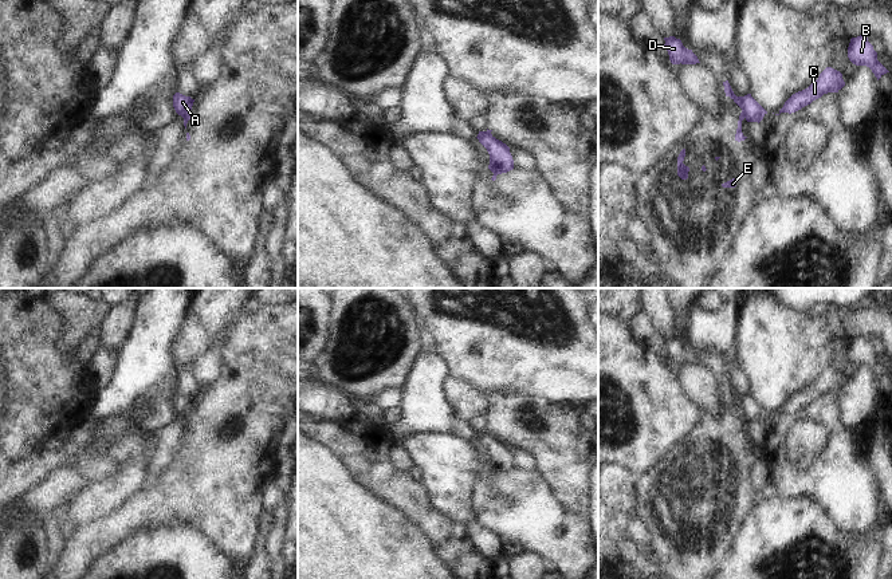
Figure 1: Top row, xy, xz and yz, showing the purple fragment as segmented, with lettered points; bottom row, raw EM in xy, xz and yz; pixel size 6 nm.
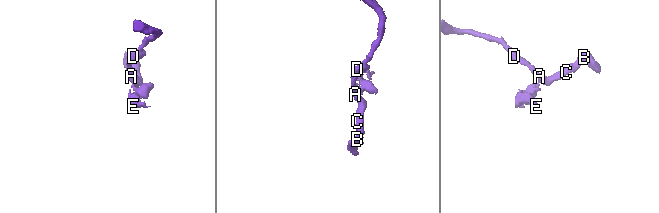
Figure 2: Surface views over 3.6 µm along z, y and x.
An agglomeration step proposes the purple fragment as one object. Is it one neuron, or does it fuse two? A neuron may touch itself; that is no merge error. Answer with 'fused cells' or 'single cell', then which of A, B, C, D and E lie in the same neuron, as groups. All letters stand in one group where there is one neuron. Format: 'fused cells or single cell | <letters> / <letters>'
fused cells | A B C D / E

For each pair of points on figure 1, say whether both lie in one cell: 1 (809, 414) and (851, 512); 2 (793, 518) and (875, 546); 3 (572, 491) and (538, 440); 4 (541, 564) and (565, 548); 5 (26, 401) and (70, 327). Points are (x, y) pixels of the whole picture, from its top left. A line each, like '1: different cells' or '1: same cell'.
1: same cell
2: same cell
3: same cell
4: different cells
5: different cells

